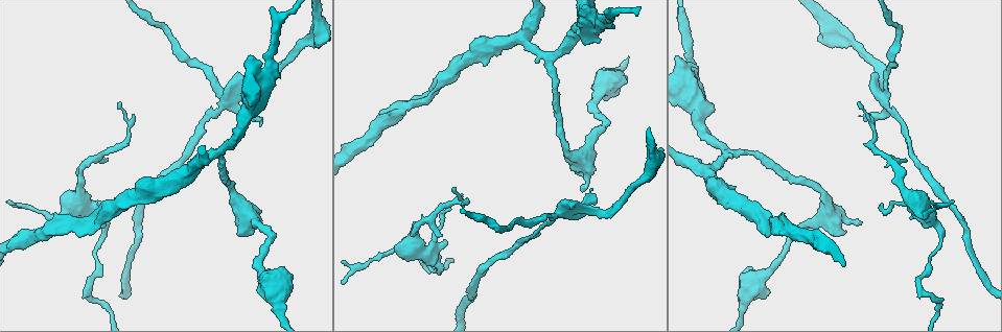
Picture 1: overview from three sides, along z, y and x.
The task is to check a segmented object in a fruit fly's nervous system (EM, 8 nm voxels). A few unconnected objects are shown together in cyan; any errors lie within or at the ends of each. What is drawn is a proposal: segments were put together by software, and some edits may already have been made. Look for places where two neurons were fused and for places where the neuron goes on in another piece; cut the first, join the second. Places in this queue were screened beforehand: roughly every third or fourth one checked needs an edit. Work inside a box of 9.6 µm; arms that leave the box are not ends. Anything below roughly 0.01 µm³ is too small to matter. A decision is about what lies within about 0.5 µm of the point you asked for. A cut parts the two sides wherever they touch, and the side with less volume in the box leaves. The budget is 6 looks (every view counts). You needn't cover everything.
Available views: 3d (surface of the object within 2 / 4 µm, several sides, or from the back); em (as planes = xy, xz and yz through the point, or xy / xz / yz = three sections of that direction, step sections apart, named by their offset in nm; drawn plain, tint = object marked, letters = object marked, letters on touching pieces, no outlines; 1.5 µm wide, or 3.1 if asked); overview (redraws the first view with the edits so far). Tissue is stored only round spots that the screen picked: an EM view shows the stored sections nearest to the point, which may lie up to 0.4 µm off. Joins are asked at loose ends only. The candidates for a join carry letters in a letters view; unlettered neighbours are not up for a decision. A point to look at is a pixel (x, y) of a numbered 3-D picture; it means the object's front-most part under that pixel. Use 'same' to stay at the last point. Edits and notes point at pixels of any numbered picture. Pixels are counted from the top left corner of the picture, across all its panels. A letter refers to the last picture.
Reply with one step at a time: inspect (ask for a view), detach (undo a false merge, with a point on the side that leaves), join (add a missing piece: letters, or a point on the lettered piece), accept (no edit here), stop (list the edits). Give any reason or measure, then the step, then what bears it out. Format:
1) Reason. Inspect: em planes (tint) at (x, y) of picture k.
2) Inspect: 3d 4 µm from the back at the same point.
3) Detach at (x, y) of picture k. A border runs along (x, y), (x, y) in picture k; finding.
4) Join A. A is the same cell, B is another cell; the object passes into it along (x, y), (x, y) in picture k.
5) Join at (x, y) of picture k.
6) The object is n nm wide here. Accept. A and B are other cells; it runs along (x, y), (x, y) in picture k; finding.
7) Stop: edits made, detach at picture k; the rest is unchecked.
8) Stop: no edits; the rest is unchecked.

Branch point. Inspect: em planes (tint) at (563, 210) of picture 1.

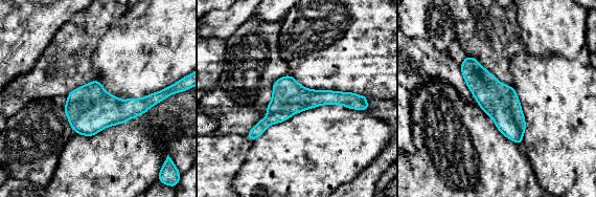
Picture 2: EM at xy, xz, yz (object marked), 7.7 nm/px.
What lies round it. Inspect: em planes (letters) at the same point.

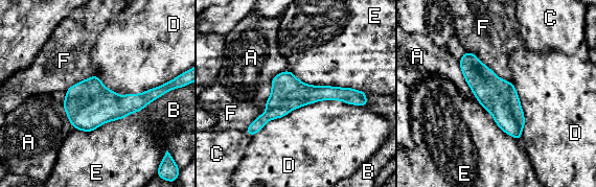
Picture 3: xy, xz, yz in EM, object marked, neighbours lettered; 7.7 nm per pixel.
Detach at (517, 110) of picture 3. A, B, C, D, E and F are other cells; a border runs along (510, 84), (510, 111), (521, 130) in picture 3; two neurons meet here.

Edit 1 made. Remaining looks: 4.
Inspect: overview.

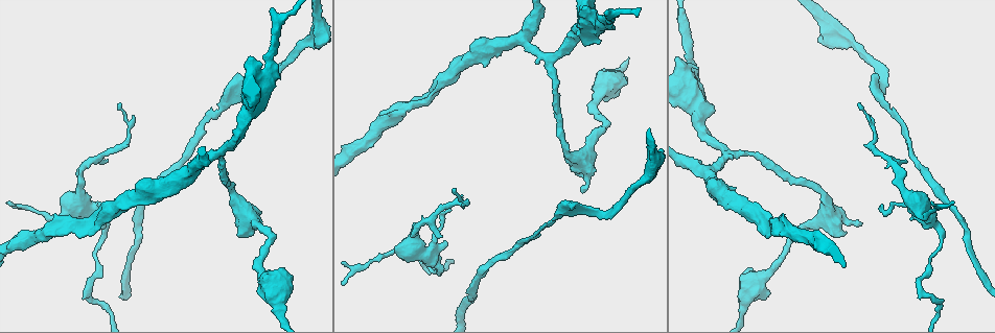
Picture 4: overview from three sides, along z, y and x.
Tapers out. Inspect: 3d 2 µm at (120, 104) of picture 4.

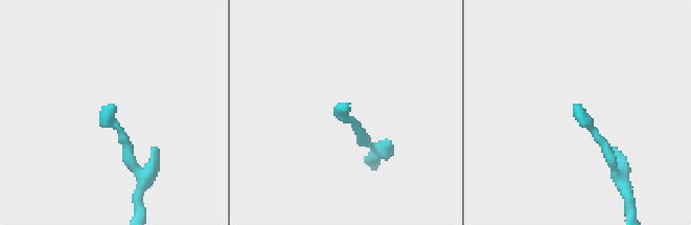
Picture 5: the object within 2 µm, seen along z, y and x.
Now the EM. Inspect: em planes (tint) at (343, 104) of picture 5.

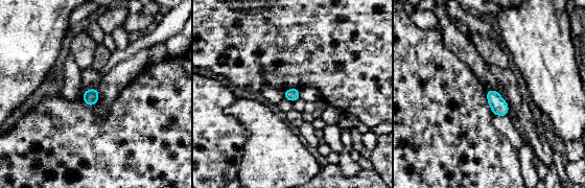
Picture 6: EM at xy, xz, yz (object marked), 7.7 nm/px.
Inspect: em planes (letters) at the same point.

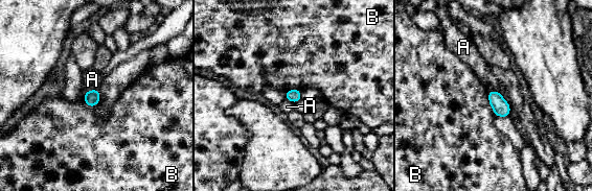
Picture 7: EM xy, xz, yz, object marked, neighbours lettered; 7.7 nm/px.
Accept. A and B are other cells; a border runs along (84, 95), (88, 105), (97, 104) in picture 7; none of them fits.

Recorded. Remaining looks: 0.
Stop: edits made, detach at picture 3; the rest is unchecked.

